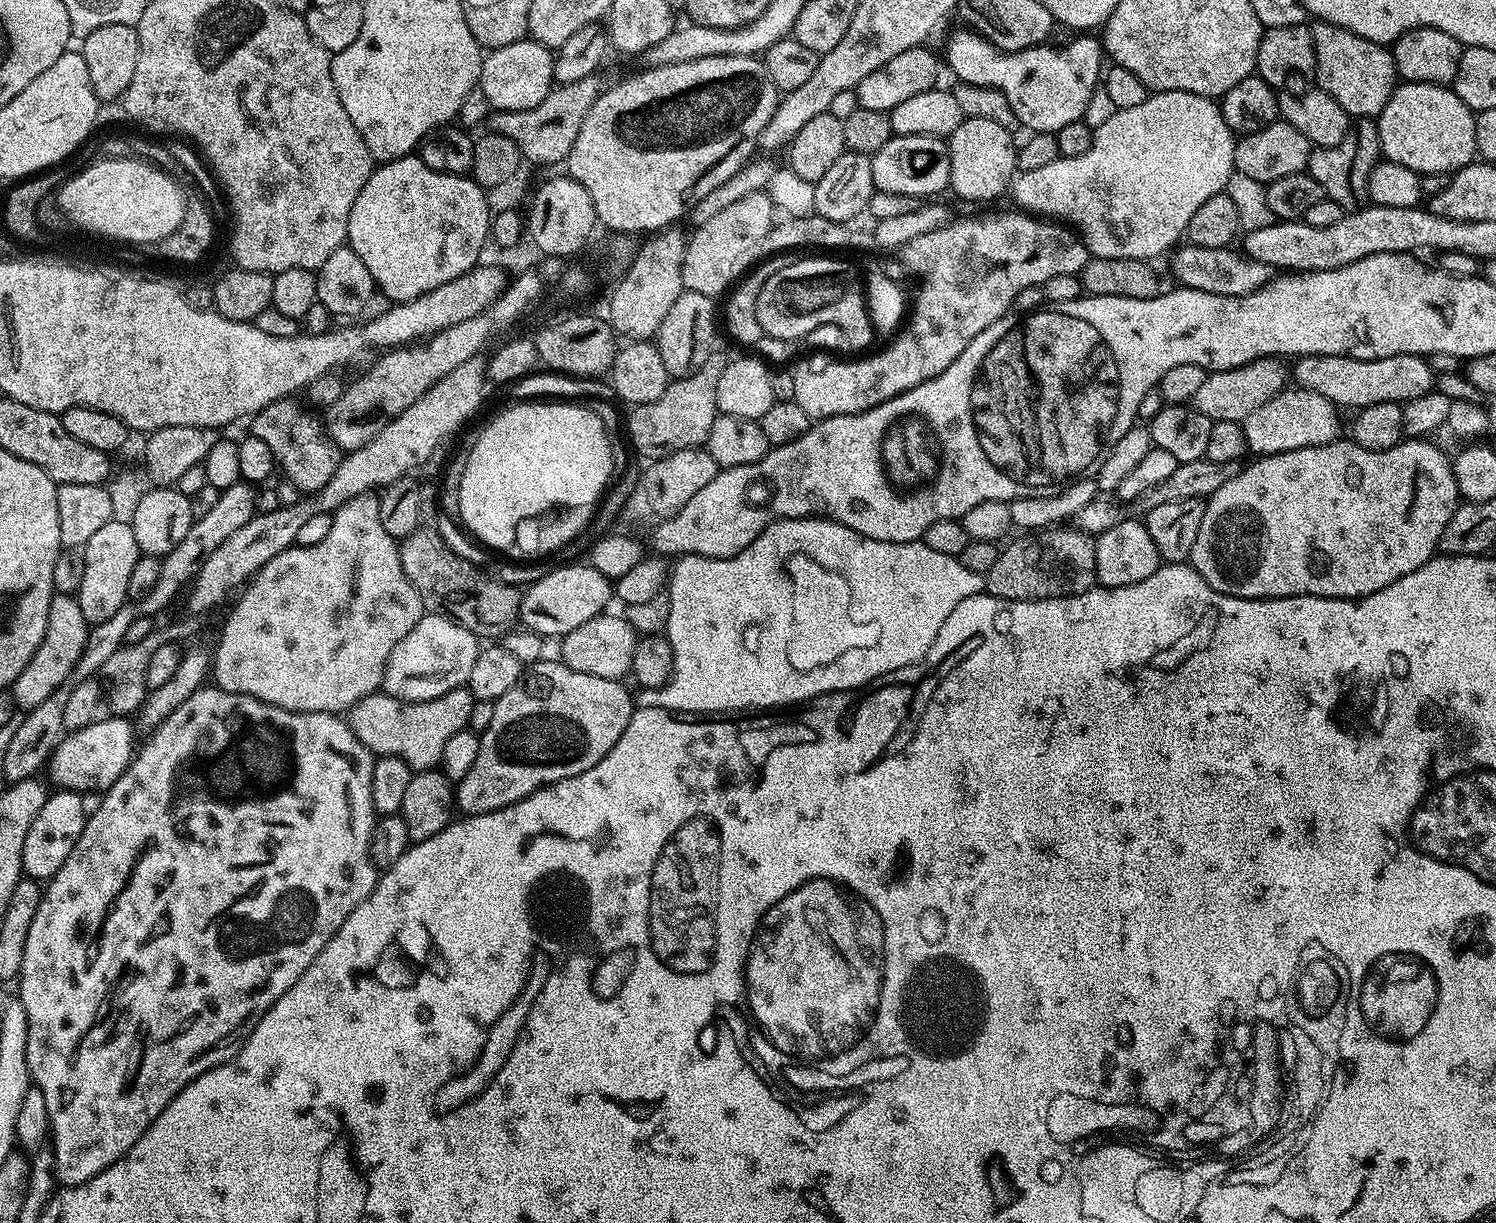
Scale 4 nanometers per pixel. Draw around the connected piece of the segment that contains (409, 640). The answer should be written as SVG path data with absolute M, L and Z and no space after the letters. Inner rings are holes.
M425 614L394 646L388 663L384 666L383 691L400 700L433 700L455 688L463 688L474 670L474 658L481 645L470 630L458 626L441 616Z

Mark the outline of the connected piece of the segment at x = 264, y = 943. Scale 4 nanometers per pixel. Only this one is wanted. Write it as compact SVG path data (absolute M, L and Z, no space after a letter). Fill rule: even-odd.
M205 686L199 688L170 718L166 718L151 733L152 737L144 744L144 749L137 751L133 755L132 763L128 769L120 775L118 782L110 786L108 791L103 793L100 805L96 809L91 809L90 815L84 821L84 829L80 835L80 840L70 850L70 858L62 862L58 874L54 874L52 879L47 881L40 897L40 905L34 914L34 922L30 922L30 934L26 934L26 954L20 967L18 977L18 995L22 1006L26 1010L28 1019L28 1037L26 1038L26 1062L28 1063L28 1075L31 1083L40 1088L43 1097L46 1100L46 1110L49 1111L50 1144L55 1151L56 1166L55 1179L64 1186L75 1186L84 1184L90 1178L94 1178L102 1170L106 1170L117 1160L124 1159L124 1155L142 1138L142 1134L152 1125L154 1118L166 1110L166 1106L176 1097L183 1088L194 1078L198 1078L204 1072L209 1072L212 1068L217 1068L219 1064L225 1064L231 1060L240 1050L241 1044L248 1039L248 1036L254 1030L254 1026L302 978L302 974L314 962L314 958L334 938L334 934L346 922L346 918L353 912L360 903L368 897L374 890L378 879L378 869L372 862L372 855L368 852L370 838L372 837L372 826L374 823L374 813L372 810L372 766L374 763L373 753L368 751L367 746L362 743L352 732L352 725L347 719L330 712L291 712L282 710L273 704L267 704L261 700L255 700L252 696L243 696L227 692L215 686Z

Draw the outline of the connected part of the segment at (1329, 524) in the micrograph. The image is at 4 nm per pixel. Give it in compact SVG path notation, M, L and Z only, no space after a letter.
M1337 438L1332 444L1279 452L1273 456L1253 459L1253 464L1245 463L1236 477L1207 498L1202 526L1198 526L1198 538L1194 538L1192 547L1192 567L1214 590L1243 600L1277 600L1283 596L1328 596L1332 600L1358 600L1361 596L1369 596L1390 586L1390 582L1398 582L1398 578L1406 578L1406 574L1418 570L1437 555L1442 530L1446 530L1446 522L1450 522L1454 510L1462 500L1452 473L1452 460L1444 457L1428 442L1424 438L1408 438L1395 444L1390 450L1371 452L1352 443L1351 439Z

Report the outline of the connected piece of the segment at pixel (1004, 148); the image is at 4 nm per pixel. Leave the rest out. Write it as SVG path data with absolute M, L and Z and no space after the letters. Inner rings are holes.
M967 117L958 126L958 130L954 130L952 136L947 137L946 143L948 145L948 153L950 154L950 188L951 191L956 191L958 195L964 200L996 200L1000 195L1009 191L1010 185L1018 171L1016 167L1016 149L1018 147L1017 141L1012 141L1013 133L1007 128L1003 128L998 123L991 121L990 118L984 117Z

